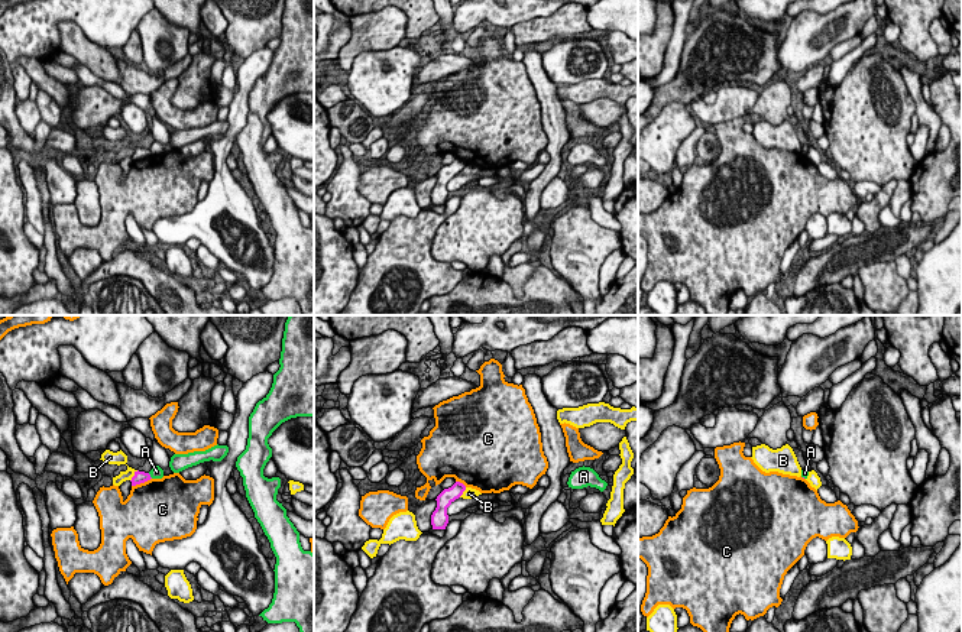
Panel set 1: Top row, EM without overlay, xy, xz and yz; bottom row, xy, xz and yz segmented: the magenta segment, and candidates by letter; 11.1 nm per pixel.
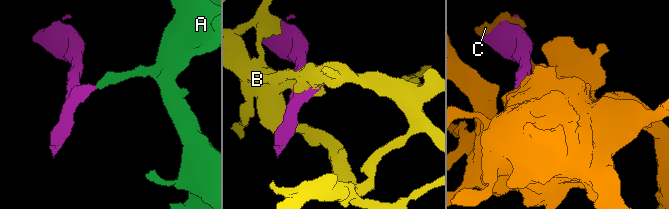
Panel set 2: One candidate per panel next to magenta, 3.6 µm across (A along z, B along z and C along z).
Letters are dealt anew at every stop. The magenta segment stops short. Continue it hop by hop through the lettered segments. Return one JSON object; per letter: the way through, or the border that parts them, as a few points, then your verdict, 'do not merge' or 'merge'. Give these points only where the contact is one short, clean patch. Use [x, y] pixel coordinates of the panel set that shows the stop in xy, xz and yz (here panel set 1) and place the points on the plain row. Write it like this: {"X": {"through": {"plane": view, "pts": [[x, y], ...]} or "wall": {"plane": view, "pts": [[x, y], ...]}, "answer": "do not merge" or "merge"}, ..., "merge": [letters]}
{"A": {"wall": {"plane": "xy", "pts": [[148, 149], [152, 154]]}, "answer": "do not merge"}, "B": {"answer": "do not merge"}, "C": {"answer": "do not merge"}, "merge": []}

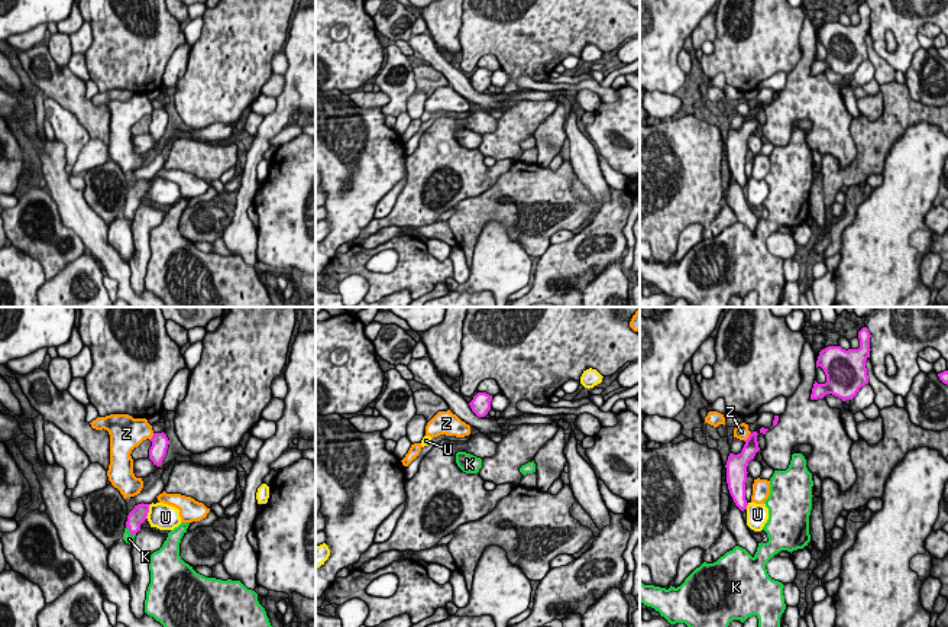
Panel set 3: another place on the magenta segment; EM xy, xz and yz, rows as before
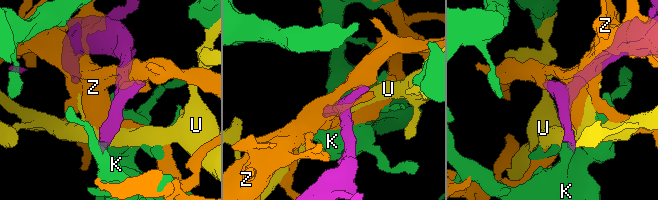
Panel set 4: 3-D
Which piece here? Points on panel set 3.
{"K": {"through": {"plane": "xy", "pts": [[138, 191], [129, 206], [129, 215]]}, "answer": "merge"}, "U": {"wall": {"plane": "xy", "pts": [[151, 180], [145, 193]]}, "answer": "do not merge"}, "Z": {"answer": "do not merge"}, "merge": ["K"]}

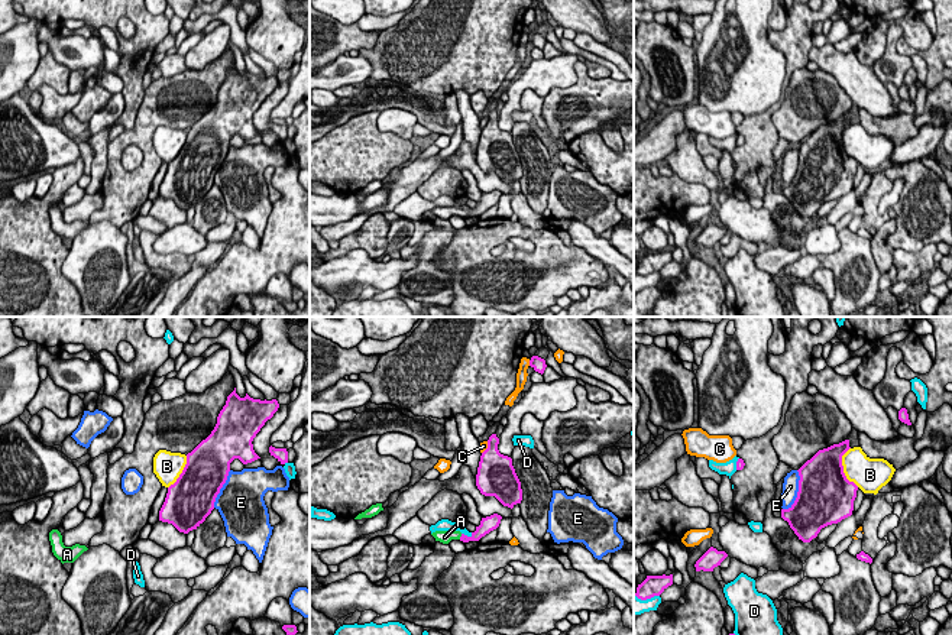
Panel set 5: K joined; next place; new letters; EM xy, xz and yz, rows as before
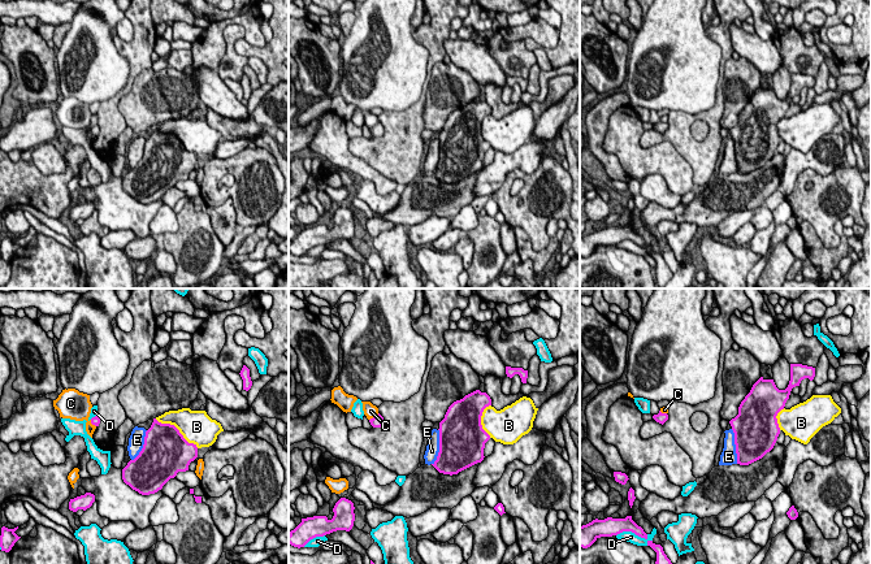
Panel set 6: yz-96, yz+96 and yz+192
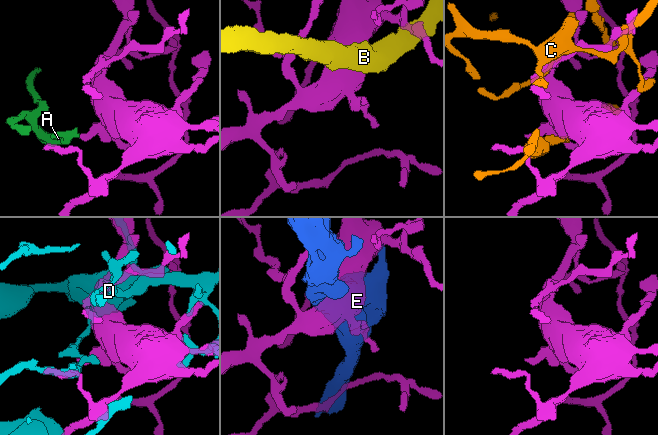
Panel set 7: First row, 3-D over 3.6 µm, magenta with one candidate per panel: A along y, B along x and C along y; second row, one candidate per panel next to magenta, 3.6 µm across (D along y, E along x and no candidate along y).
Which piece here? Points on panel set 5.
{"A": {"through": {"plane": "xz", "pts": [[481, 207], [472, 214], [460, 213], [444, 213]]}, "answer": "merge"}, "B": {"answer": "do not merge"}, "C": {"answer": "do not merge"}, "D": {"answer": "do not merge"}, "E": {"answer": "do not merge"}, "merge": ["A"]}

